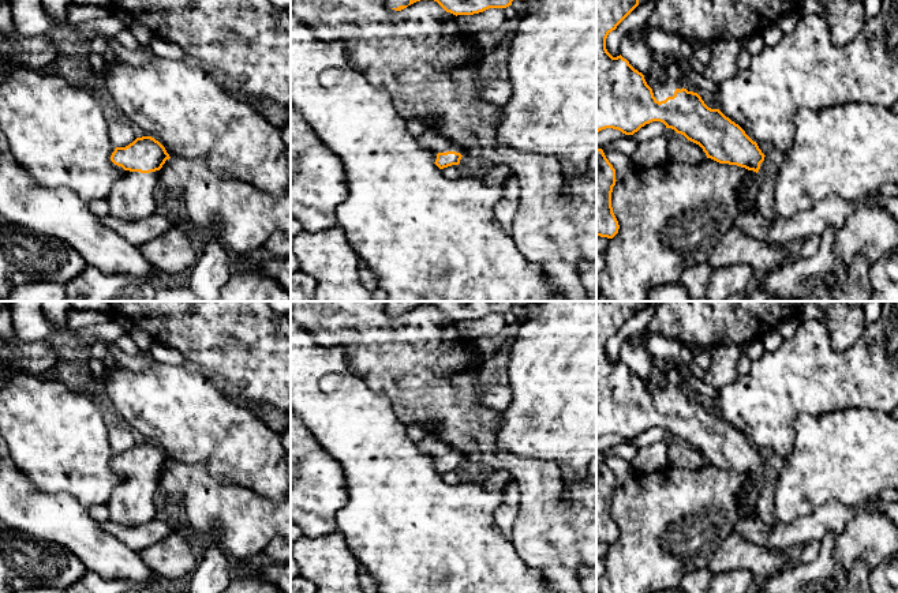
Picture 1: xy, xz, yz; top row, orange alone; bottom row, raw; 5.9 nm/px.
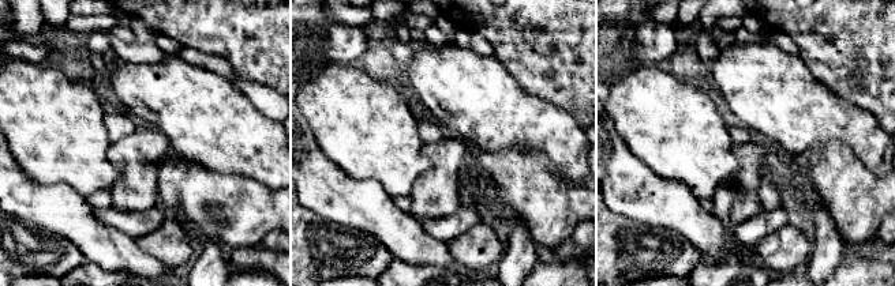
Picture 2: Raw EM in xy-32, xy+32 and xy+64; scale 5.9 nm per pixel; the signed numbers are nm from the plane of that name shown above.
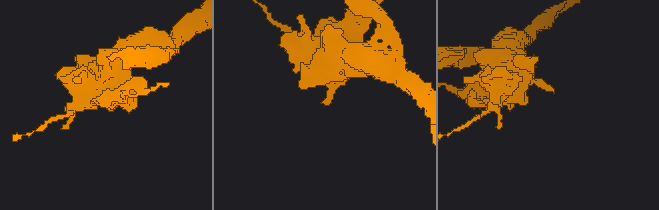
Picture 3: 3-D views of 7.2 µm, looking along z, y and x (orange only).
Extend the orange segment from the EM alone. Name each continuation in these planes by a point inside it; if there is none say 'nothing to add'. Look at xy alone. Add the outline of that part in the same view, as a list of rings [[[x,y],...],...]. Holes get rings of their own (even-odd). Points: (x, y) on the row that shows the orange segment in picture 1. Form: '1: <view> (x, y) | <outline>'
1: xy (135, 195) | [[[124,170],[106,195],[109,215],[131,221],[160,211],[158,177],[160,170],[150,173]]]

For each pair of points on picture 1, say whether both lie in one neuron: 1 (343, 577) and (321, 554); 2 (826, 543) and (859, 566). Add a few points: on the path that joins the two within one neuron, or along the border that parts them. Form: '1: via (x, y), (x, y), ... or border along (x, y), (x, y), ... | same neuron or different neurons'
1: via (337, 571), (325, 559) | same neuron
2: border along (846, 570), (848, 578) | different neurons

